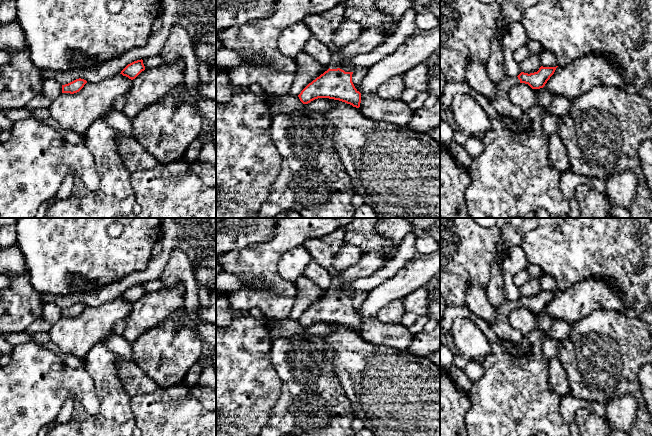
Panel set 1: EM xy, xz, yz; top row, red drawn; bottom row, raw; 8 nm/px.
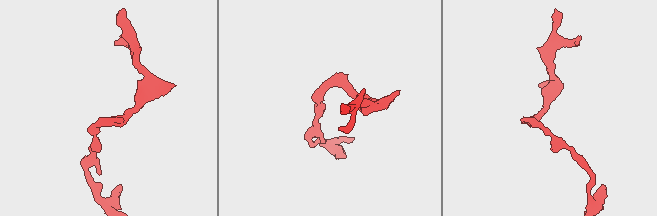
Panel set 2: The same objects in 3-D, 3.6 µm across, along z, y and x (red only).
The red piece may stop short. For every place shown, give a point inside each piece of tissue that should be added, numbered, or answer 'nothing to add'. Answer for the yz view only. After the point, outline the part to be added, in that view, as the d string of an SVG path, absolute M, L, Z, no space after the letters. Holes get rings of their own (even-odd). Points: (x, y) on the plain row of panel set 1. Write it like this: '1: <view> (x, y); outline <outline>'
1: yz (501, 326); outline M504 300L504 302L495 309L494 322L490 323L489 326L500 339L513 343L521 343L525 340L526 335L512 328L508 321L510 313L519 307L520 304L517 300Z

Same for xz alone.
1: xz (322, 250); outline M337 228L331 234L323 238L311 238L304 242L303 246L308 250L312 259L321 267L328 270L331 278L330 293L340 292L345 296L354 296L352 293L353 282L340 281L339 270L333 267L333 258L345 243L345 228Z

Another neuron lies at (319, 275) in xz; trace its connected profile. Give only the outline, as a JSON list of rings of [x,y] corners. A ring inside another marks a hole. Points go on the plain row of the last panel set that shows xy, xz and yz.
[[[311,260],[304,269],[305,277],[311,279],[319,287],[329,290],[331,286],[331,278],[327,269],[321,267],[315,260]]]

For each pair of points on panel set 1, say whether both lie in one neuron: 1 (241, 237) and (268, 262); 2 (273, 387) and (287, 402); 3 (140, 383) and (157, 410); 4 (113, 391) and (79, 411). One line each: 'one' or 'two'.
1: two
2: two
3: two
4: one

